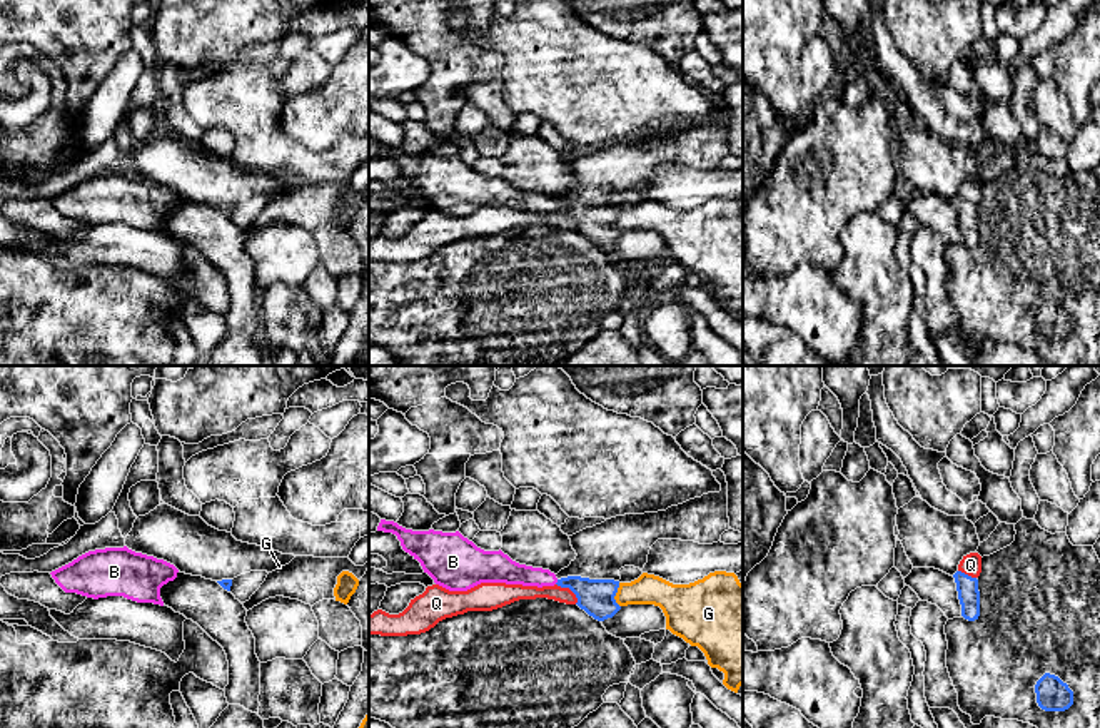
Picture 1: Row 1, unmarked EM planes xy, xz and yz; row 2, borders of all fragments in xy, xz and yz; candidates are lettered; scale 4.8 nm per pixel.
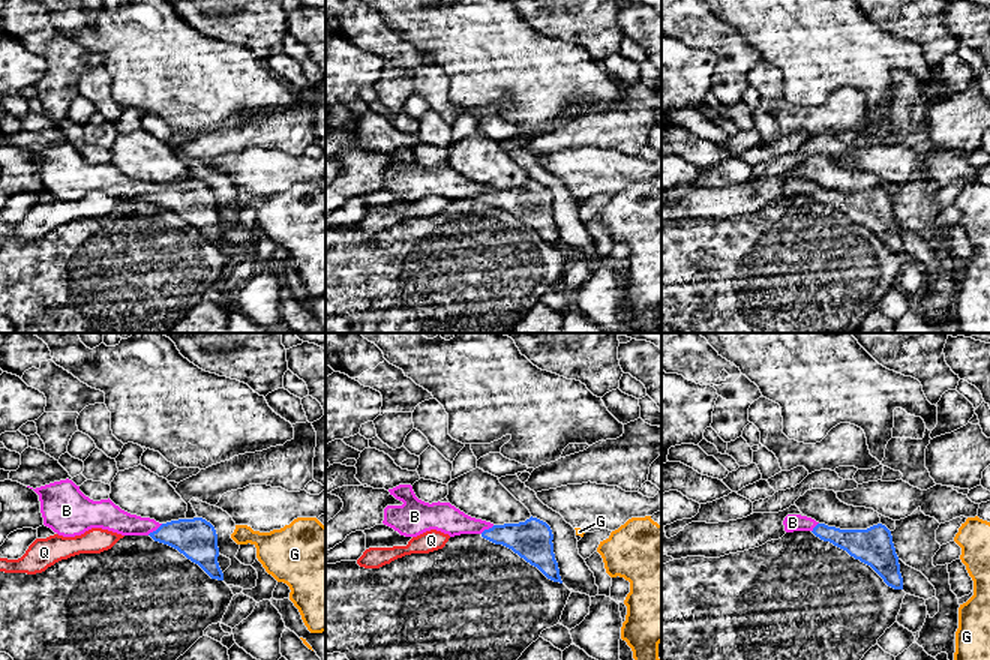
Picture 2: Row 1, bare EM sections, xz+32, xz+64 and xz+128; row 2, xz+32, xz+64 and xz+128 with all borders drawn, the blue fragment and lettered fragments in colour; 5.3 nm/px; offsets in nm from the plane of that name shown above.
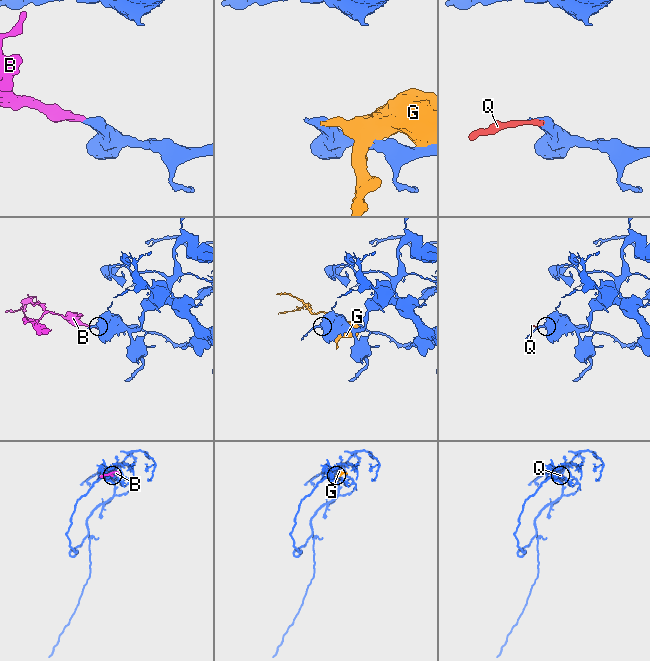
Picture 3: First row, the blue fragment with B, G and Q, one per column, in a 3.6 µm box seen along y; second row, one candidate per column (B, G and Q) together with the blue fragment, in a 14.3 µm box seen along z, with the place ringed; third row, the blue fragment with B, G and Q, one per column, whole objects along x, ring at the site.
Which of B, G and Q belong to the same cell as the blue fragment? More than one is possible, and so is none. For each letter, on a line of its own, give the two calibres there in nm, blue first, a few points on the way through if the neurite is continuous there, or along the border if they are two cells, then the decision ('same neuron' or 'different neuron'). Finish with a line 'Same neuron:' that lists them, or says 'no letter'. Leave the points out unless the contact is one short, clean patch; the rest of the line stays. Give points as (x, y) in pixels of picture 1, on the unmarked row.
B: 180/120 nm | across xz (596, 222), (571, 207), (558, 207), (508, 197) | same neuron
G: 180/140 nm | different neuron
Q: 180/80 nm | along xz (556, 209), (568, 214), (578, 227) | different neuron
Same neuron: B

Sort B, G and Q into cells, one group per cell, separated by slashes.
B / G Q

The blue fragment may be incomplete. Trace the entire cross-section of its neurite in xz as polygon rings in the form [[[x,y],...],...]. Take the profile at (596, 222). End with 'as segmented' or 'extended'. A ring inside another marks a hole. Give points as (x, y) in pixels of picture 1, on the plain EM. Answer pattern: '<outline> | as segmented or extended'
[[[381,145],[377,157],[392,159],[401,172],[417,185],[436,210],[449,217],[467,217],[481,209],[506,209],[522,212],[569,214],[578,232],[598,247],[613,244],[621,232],[614,222],[619,207],[568,202],[558,205],[554,199],[512,187],[499,177],[484,177],[459,157],[412,157],[394,147]]] | extended

